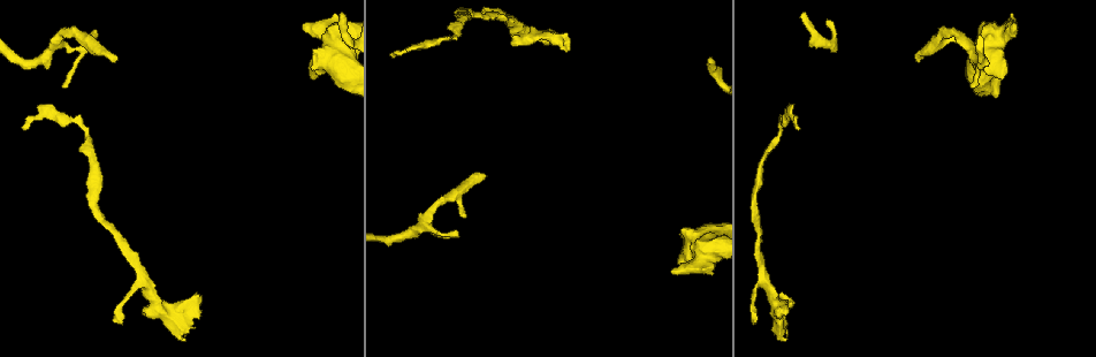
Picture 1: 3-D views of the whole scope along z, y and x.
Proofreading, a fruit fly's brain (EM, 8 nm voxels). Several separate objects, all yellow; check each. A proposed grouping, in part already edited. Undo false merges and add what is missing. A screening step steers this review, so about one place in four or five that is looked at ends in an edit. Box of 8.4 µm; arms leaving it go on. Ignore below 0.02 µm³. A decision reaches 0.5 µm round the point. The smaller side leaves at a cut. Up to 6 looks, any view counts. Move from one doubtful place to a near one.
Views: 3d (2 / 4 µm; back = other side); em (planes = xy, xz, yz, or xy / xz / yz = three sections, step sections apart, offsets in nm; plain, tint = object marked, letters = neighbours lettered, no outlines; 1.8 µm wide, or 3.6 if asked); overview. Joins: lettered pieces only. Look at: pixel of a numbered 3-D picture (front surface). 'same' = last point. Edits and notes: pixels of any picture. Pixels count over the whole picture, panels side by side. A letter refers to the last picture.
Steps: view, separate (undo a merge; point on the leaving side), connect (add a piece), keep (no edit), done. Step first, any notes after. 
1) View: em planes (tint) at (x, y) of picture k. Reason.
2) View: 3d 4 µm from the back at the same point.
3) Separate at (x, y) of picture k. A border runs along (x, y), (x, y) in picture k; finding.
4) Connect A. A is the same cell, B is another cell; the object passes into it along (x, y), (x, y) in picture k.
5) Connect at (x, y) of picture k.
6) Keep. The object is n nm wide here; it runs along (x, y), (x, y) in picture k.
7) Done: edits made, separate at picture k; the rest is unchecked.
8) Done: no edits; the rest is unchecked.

View: 3d 2 µm at (919, 61) of picture 1. An open end.

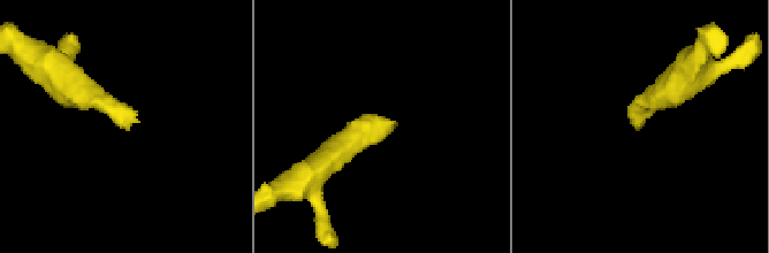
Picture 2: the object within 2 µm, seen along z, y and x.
View: em 3.6 µm planes (letters) at (137, 120) of picture 2. Need the tissue.

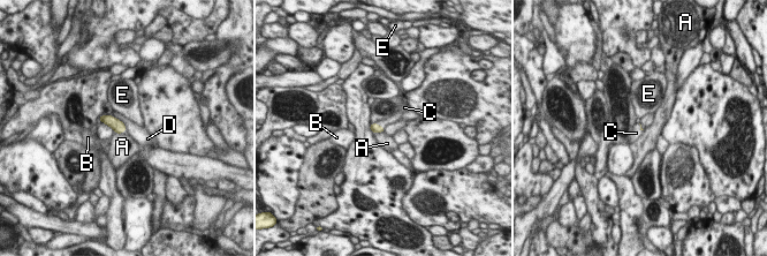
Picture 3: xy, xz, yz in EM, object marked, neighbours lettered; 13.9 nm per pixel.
Connect C. The longest contact is with D, 320 nm; C is the same cell, A, B, D and E are other cells; the object passes into it along (376, 128), (380, 126), (395, 118) in picture 3; it goes on there.

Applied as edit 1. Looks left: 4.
View: 3d 2 µm at (391, 56) of picture 1.

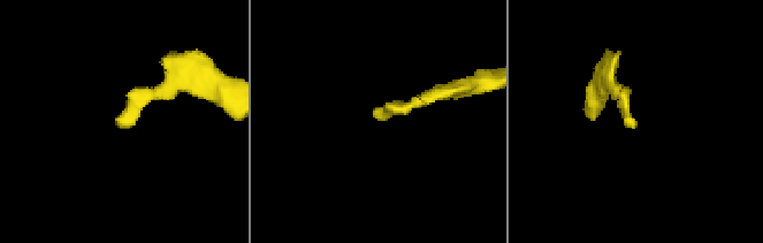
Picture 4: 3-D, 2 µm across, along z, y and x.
View: em planes (tint) at (375, 114) of picture 4. Now the EM.

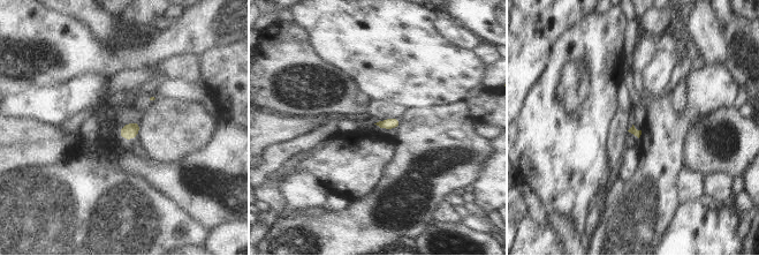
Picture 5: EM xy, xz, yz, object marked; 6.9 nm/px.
View: em planes (letters) at the same point. See the neighbours.

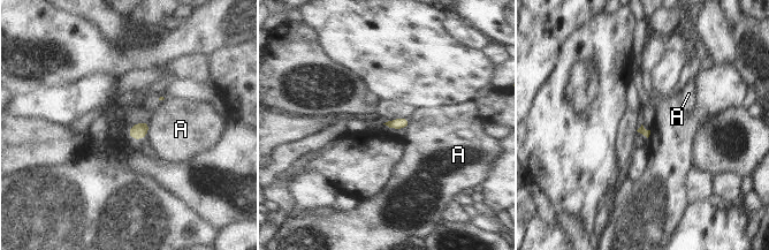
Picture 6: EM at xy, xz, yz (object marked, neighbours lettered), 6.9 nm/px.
Keep. A is another cell; a border runs along (150, 128), (144, 138) in picture 6; none of them fits.

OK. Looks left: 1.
Done: edits made, connect at picture 3; the rest is unchecked.

